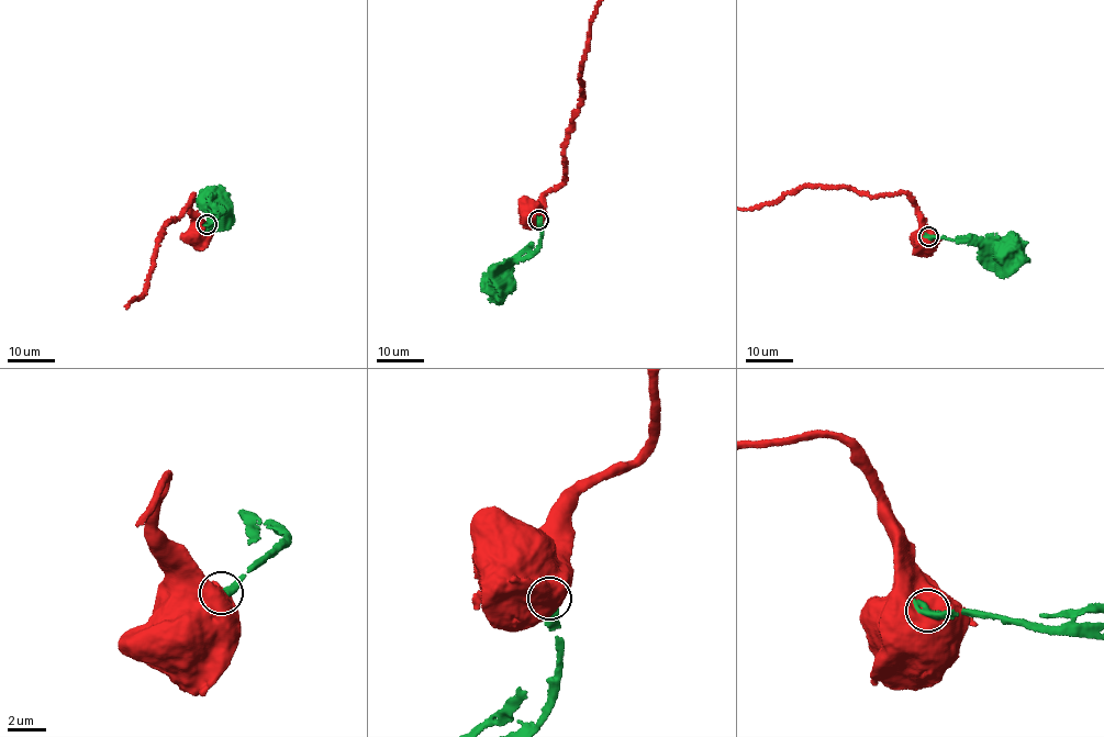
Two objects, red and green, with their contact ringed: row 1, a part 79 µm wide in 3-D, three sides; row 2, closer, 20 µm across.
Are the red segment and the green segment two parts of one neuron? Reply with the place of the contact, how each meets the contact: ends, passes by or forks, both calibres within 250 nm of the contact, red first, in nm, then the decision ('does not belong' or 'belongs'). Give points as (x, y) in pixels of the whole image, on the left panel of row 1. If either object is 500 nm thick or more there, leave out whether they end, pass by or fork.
(207, 224) | 1200/500 nm | does not belong

